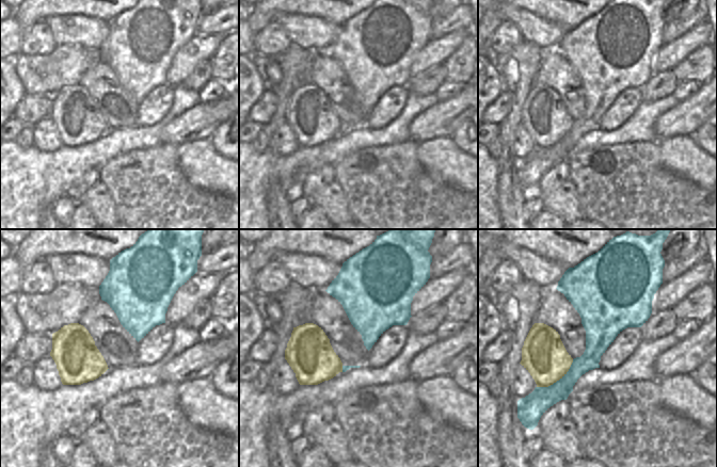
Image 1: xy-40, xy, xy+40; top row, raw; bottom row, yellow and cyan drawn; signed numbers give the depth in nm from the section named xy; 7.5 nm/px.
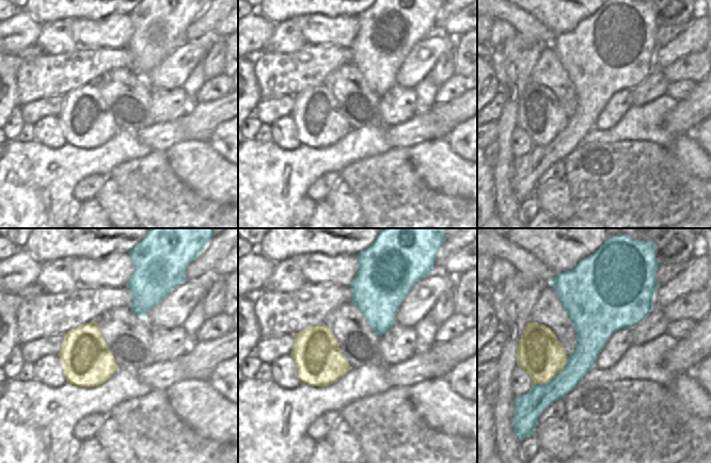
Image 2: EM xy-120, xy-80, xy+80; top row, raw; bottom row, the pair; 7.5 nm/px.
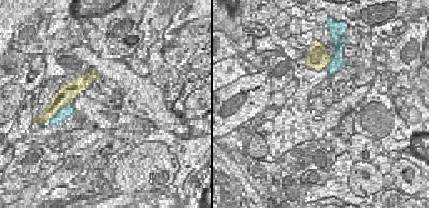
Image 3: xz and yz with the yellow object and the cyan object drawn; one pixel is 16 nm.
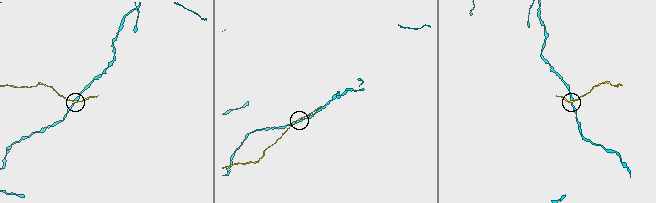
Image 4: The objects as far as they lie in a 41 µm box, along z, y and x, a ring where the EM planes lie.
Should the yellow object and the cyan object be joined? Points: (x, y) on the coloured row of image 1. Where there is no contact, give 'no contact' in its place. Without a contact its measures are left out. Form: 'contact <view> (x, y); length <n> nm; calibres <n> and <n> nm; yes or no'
contact xy+40 (557, 380); length 360 nm; calibres 340 and 180 nm; no

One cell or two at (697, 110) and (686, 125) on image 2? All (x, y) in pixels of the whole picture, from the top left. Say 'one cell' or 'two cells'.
one cell

